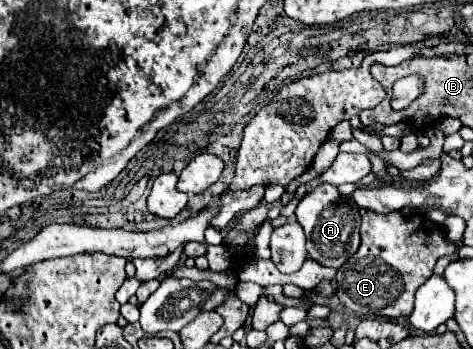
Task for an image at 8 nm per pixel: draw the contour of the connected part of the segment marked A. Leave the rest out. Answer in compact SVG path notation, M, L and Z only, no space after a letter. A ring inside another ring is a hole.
M320 184L296 206L296 218L306 232L308 256L322 266L340 268L360 246L360 214L352 198L342 198L332 184Z

